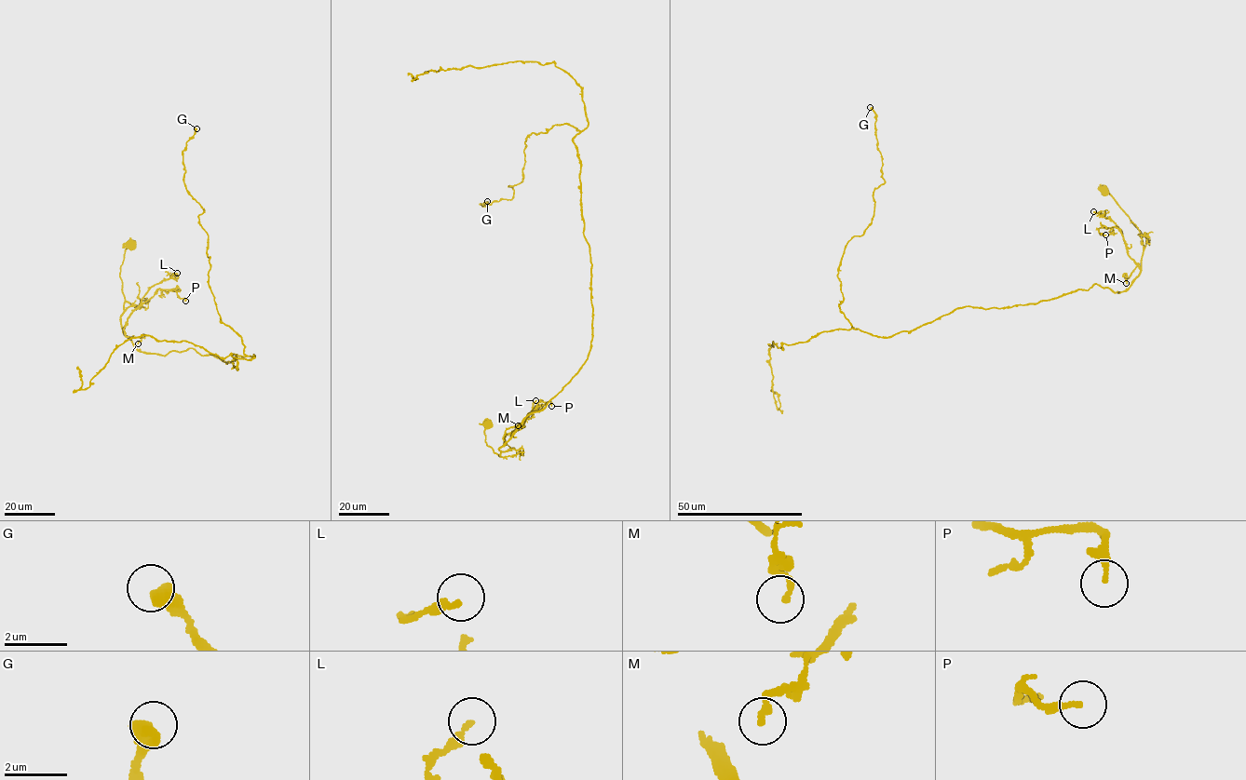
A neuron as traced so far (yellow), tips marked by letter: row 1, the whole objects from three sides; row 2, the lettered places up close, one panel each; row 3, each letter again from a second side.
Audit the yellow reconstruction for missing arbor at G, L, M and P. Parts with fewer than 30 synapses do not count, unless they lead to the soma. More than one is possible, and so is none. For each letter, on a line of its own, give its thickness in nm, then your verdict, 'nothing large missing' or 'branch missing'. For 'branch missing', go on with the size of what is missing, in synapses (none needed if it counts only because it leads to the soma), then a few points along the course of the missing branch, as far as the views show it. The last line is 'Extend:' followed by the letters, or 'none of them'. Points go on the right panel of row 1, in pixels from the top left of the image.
G: 600 nm | nothing large missing
L: 240 nm | nothing large missing
M: 200 nm | nothing large missing
P: 220 nm | nothing large missing
Extend: none of them

